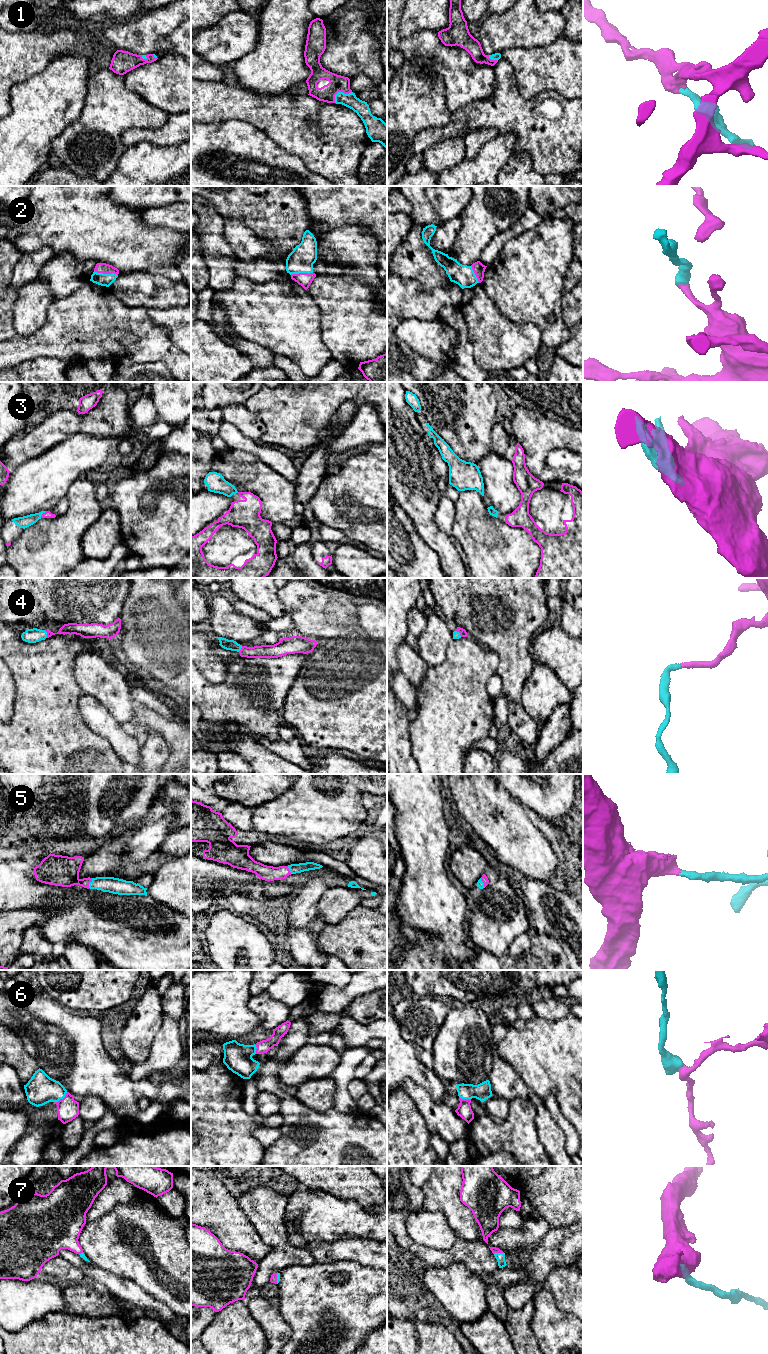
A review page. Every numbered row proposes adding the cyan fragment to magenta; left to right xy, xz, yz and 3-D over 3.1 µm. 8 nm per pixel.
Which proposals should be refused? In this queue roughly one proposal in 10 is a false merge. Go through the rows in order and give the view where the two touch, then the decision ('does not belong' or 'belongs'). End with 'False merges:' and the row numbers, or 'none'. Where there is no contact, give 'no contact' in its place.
1: contact in xz; belongs
2: contact in xy; belongs
3: contact in xy; belongs
4: contact in xy; belongs
5: contact in xy; belongs
6: contact in xy; belongs
7: contact in yz; belongs
False merges: none

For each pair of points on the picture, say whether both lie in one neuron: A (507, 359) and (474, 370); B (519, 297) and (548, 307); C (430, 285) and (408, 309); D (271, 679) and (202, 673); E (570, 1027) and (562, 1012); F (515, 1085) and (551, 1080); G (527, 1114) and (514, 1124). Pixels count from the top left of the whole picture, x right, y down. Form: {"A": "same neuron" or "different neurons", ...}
{"A": "different neurons", "B": "same neuron", "C": "different neurons", "D": "same neuron", "E": "different neurons", "F": "different neurons", "G": "same neuron"}

